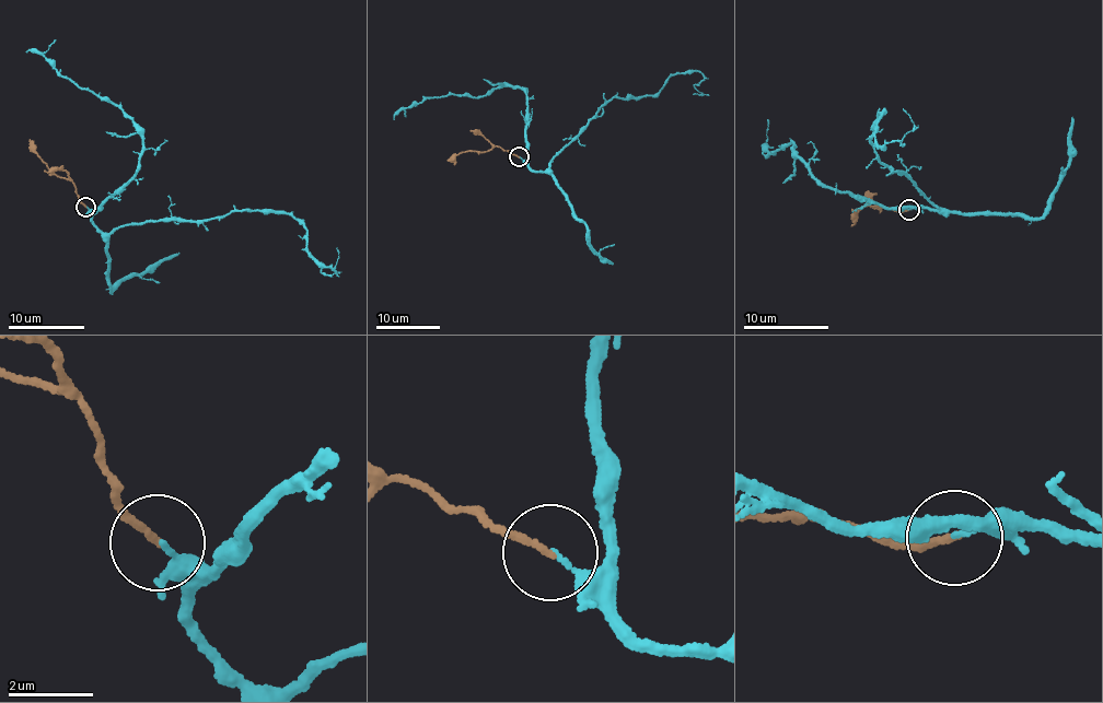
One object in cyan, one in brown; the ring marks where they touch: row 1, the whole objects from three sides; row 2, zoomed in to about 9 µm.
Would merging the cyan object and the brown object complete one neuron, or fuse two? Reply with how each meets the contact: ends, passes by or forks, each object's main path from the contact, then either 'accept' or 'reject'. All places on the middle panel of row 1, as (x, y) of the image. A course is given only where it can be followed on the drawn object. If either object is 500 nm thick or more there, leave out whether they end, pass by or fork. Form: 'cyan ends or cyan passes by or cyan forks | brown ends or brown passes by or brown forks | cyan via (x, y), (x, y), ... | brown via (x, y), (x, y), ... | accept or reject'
cyan ends | brown ends | cyan via (519, 156), (546, 170), (599, 107), (646, 96), (673, 73), (704, 78), (693, 94) | brown via (519, 156), (494, 147), (482, 152), (461, 152), (448, 161) | reject

